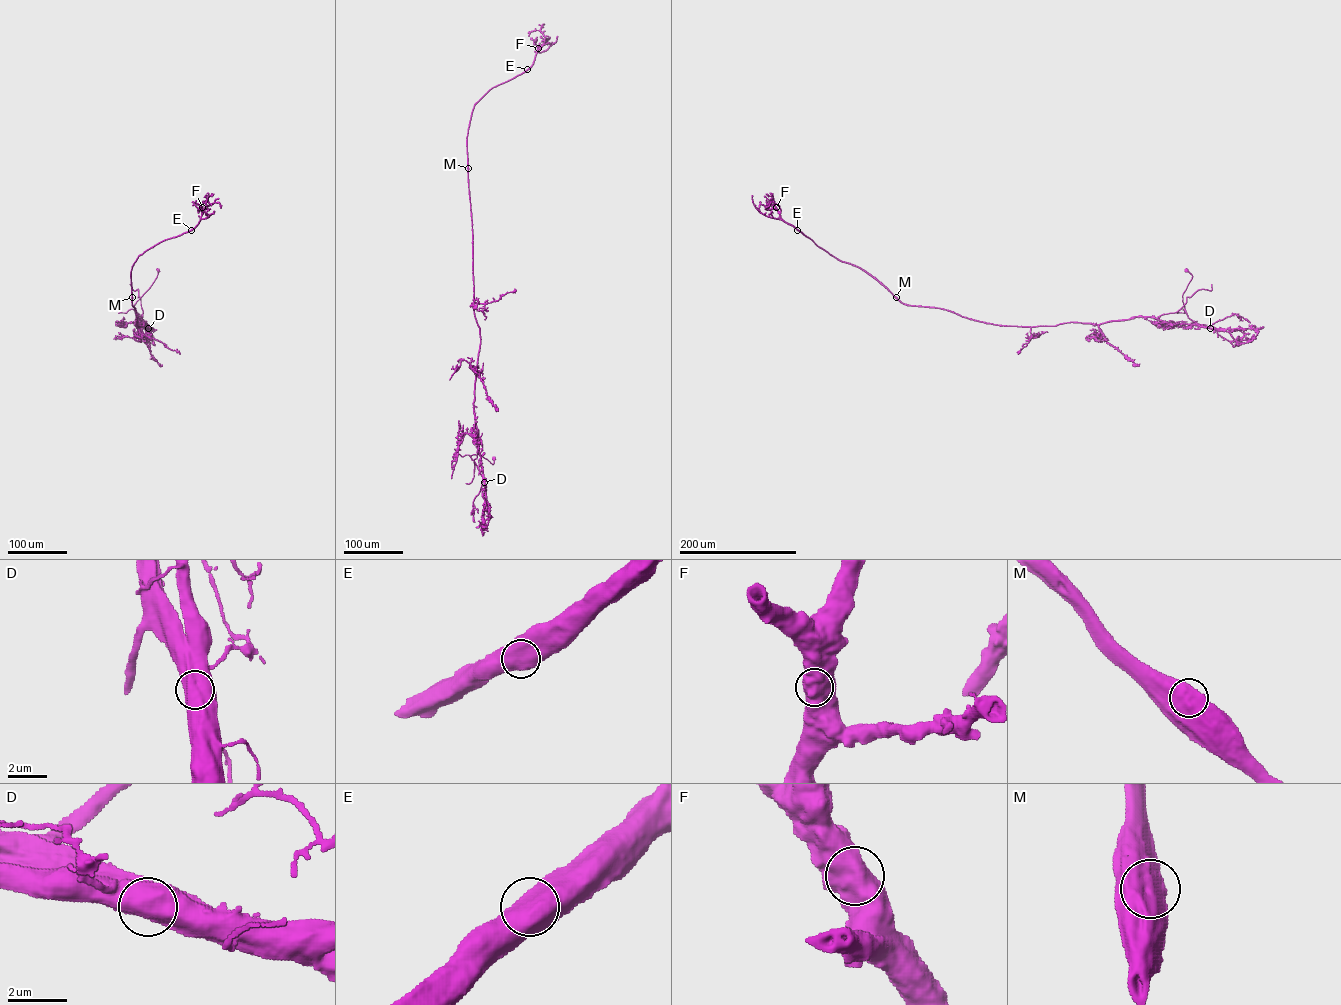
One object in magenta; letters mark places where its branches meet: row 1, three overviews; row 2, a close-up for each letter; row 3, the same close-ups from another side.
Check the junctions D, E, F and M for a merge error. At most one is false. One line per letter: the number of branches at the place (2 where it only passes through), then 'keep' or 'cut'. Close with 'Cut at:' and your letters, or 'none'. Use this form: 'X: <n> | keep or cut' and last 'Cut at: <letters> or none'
D: 1 | cut
E: 1 | keep
F: 1 | keep
M: 1 | keep
Cut at: D

